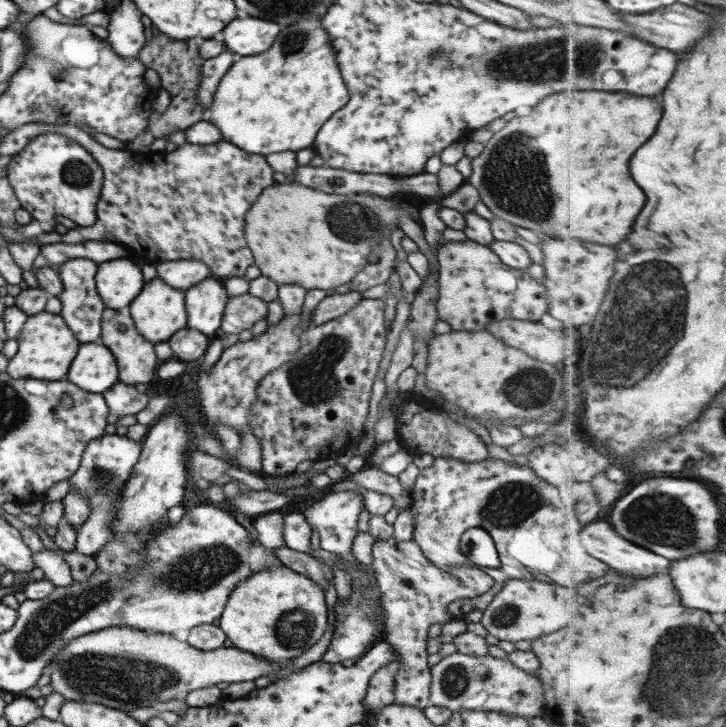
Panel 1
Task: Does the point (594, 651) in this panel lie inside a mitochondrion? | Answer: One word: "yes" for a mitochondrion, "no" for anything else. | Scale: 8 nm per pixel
no

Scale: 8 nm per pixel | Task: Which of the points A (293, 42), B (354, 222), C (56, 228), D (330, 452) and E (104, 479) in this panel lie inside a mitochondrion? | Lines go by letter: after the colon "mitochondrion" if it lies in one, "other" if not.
A: mitochondrion
B: mitochondrion
C: other
D: other
E: mitochondrion

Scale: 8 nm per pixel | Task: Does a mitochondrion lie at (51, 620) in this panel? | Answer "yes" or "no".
yes

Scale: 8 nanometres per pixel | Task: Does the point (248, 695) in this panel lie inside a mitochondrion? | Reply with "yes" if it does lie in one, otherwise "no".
no

